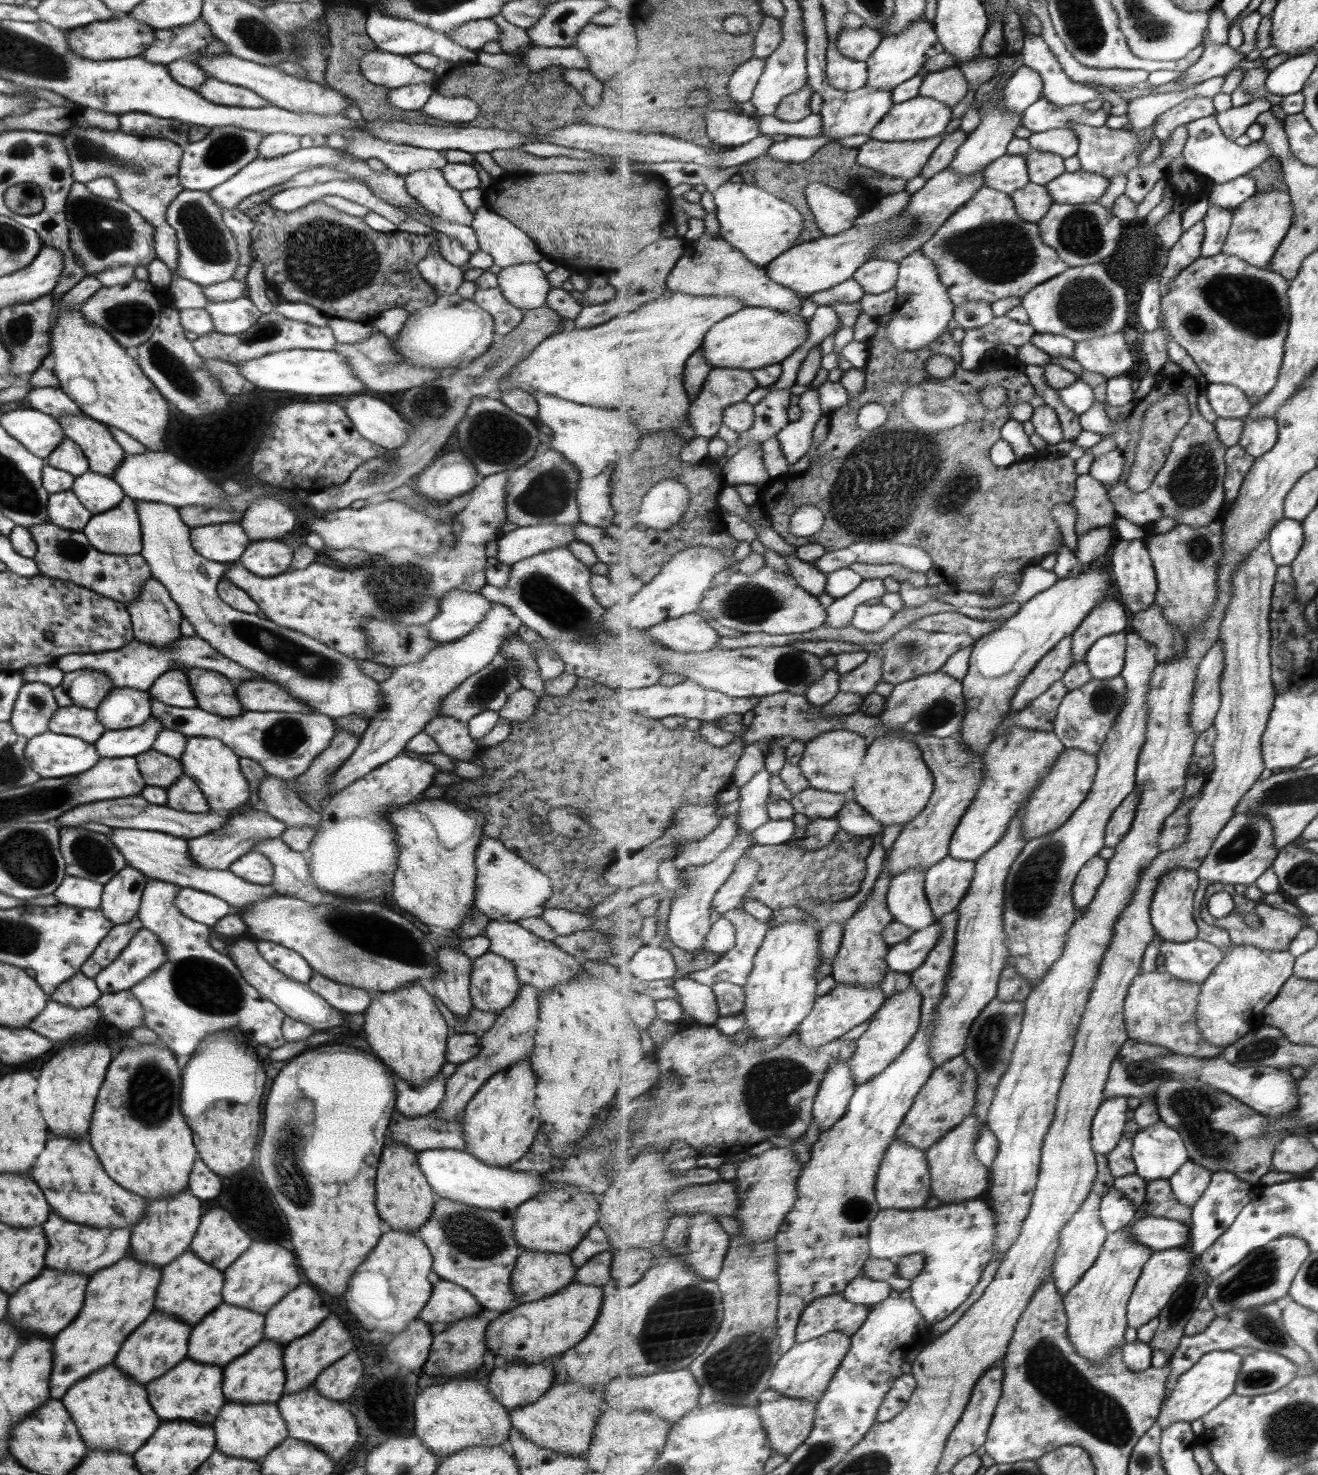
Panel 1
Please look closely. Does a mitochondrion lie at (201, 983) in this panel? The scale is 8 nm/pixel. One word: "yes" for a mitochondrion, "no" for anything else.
yes

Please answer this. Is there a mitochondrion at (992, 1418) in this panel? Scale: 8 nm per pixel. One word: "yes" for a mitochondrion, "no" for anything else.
no

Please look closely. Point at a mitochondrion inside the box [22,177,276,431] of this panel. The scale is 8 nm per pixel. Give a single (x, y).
(104, 230)

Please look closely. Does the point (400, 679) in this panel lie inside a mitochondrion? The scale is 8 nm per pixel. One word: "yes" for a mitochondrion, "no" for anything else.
no

